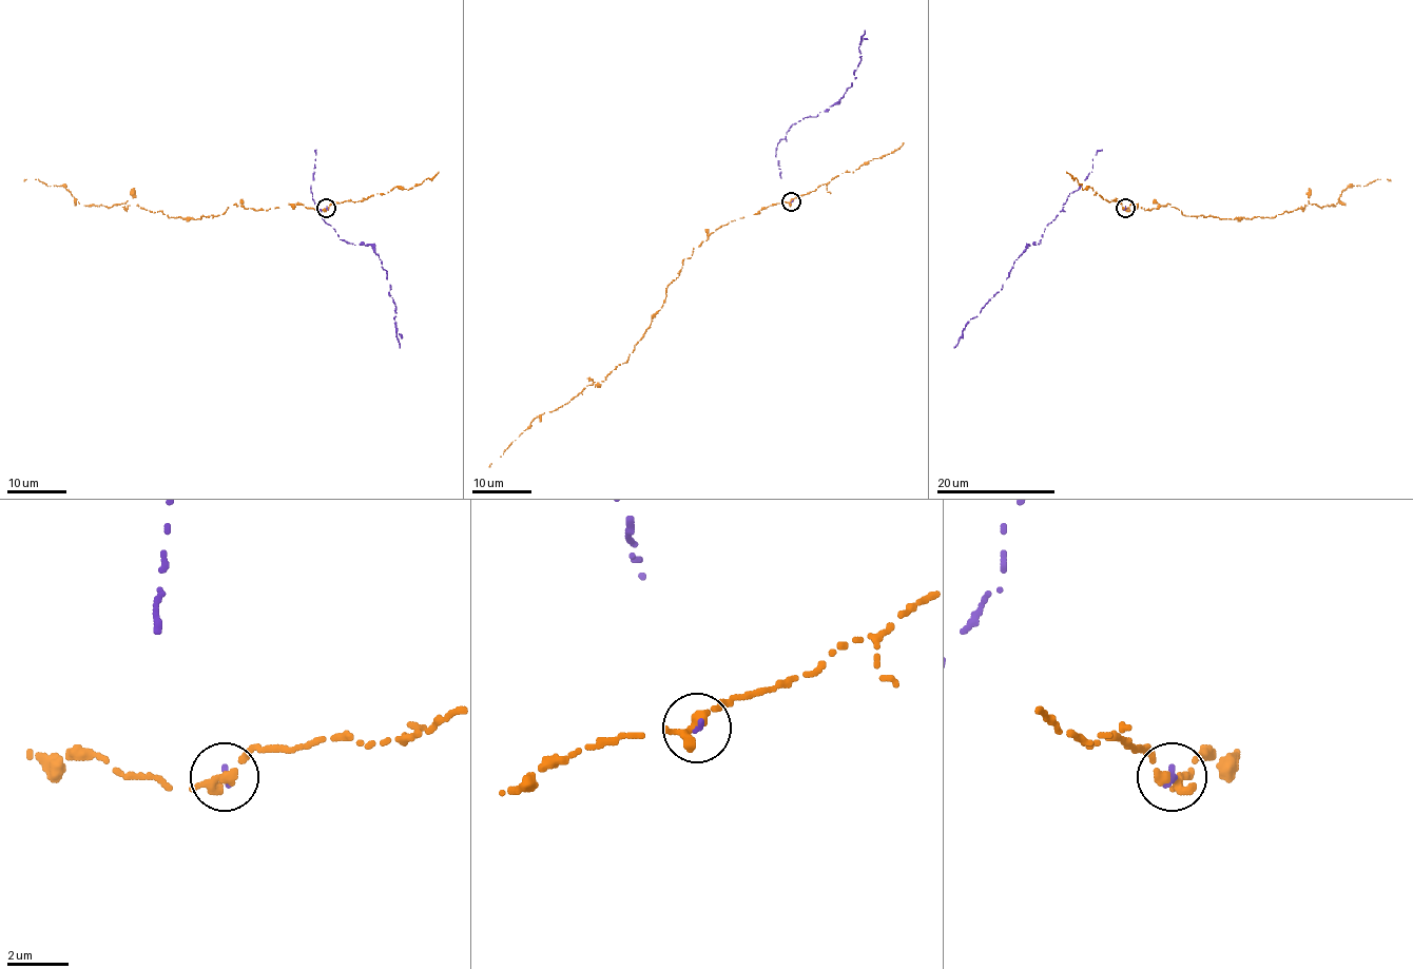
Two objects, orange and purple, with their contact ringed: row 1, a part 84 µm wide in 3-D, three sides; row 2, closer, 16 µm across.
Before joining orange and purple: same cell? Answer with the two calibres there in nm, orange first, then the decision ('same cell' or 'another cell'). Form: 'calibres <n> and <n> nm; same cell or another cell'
calibres 440 and 160 nm; same cell

